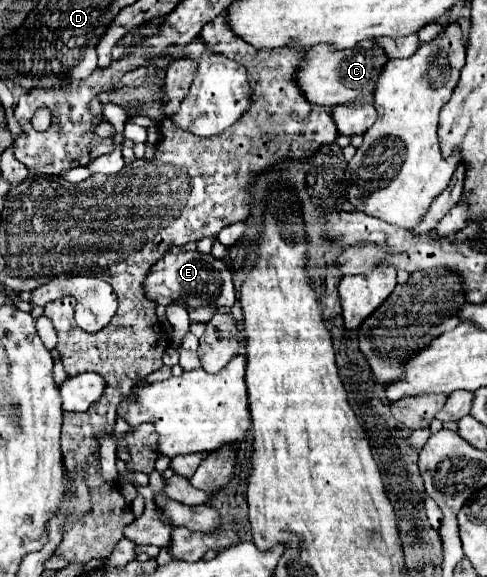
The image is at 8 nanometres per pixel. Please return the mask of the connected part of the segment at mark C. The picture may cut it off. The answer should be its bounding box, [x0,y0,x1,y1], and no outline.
[297,40,389,106]

